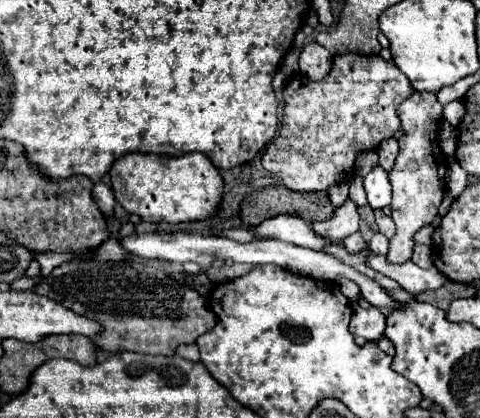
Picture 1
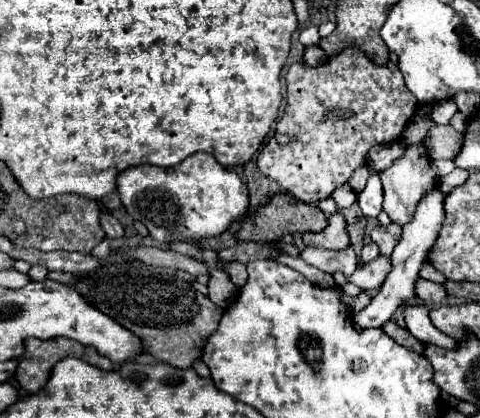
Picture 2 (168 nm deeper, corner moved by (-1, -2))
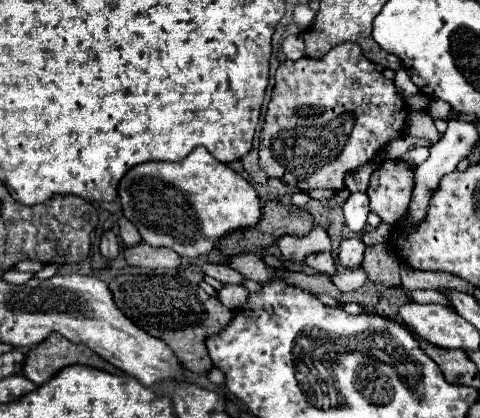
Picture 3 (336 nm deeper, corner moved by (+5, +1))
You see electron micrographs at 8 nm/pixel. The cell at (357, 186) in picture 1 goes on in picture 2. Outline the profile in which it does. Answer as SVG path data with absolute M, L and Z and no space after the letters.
M347 183L341 189L337 189L331 197L335 199L335 203L337 203L339 209L347 209L347 207L351 207L357 201L357 193Z

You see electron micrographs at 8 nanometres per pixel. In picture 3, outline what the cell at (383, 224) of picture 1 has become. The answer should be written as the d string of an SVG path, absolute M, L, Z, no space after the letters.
M385 244L367 246L361 262L361 268L365 268L365 274L369 274L369 280L387 288L399 284L399 266L399 260L395 260L395 254L391 254Z

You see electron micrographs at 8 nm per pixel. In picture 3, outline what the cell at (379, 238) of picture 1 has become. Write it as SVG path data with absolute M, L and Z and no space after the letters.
M345 238L339 246L337 264L343 268L357 268L363 262L365 244L359 238Z

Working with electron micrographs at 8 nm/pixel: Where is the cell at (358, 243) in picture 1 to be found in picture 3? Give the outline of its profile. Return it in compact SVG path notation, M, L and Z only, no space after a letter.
M329 252L309 254L305 258L305 264L319 270L319 272L323 272L323 274L335 274L335 268L337 268L337 264L335 264L335 260L333 260L333 256Z

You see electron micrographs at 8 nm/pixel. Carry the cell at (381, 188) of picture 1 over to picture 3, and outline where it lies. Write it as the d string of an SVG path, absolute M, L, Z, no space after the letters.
M353 192L343 204L343 216L349 232L361 234L369 216L369 198L363 192Z

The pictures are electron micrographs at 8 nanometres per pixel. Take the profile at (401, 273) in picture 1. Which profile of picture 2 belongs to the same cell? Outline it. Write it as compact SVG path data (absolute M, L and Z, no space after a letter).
M419 277L415 281L415 297L419 297L423 303L441 303L447 295L445 295L443 285Z

